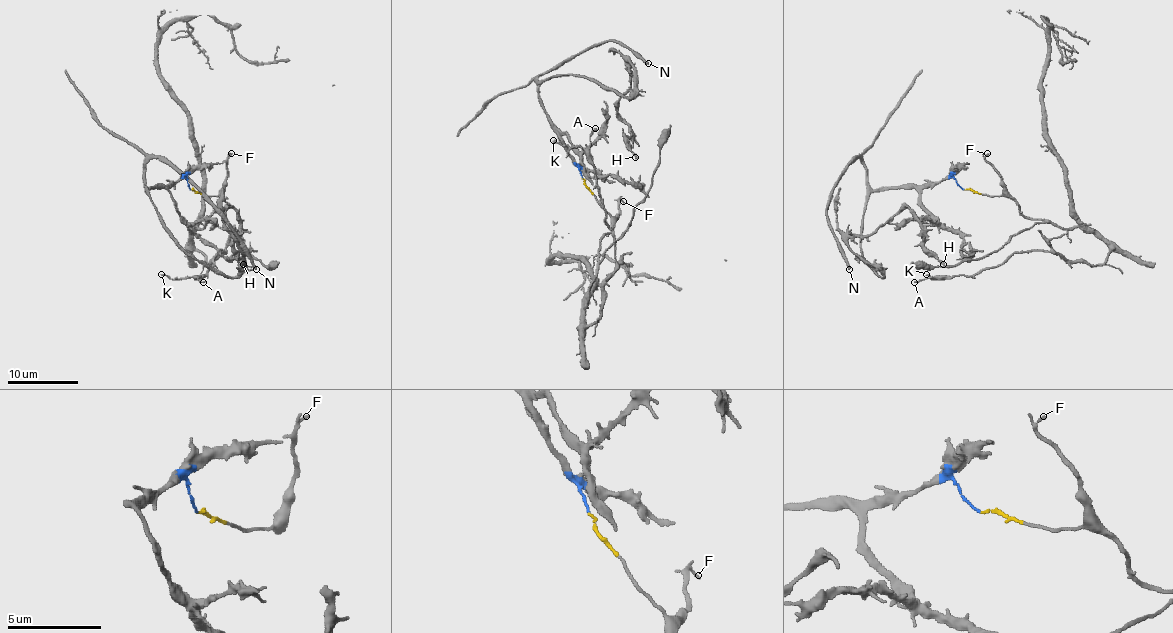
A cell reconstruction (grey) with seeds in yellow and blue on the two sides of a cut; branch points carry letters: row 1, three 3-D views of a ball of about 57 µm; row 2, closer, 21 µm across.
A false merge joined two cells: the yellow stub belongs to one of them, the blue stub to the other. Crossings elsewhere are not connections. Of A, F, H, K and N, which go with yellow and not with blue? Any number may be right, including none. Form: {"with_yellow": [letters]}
{"with_yellow": ["A", "F", "K"]}

